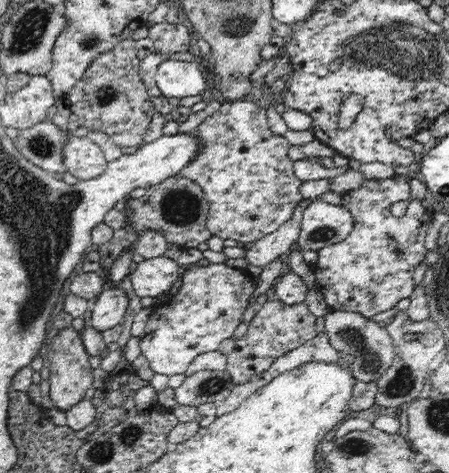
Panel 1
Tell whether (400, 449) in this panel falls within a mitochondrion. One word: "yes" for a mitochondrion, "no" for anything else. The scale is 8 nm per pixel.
no

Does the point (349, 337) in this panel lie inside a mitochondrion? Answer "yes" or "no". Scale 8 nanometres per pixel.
yes

